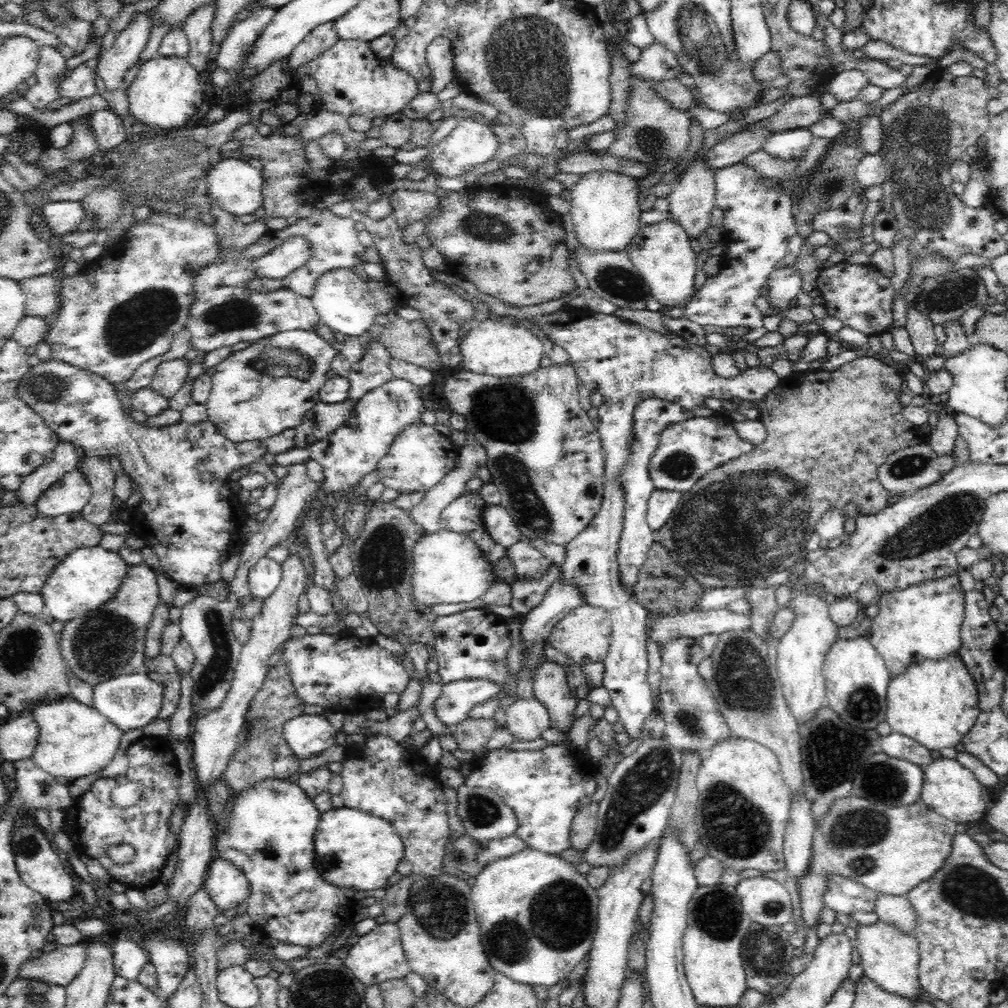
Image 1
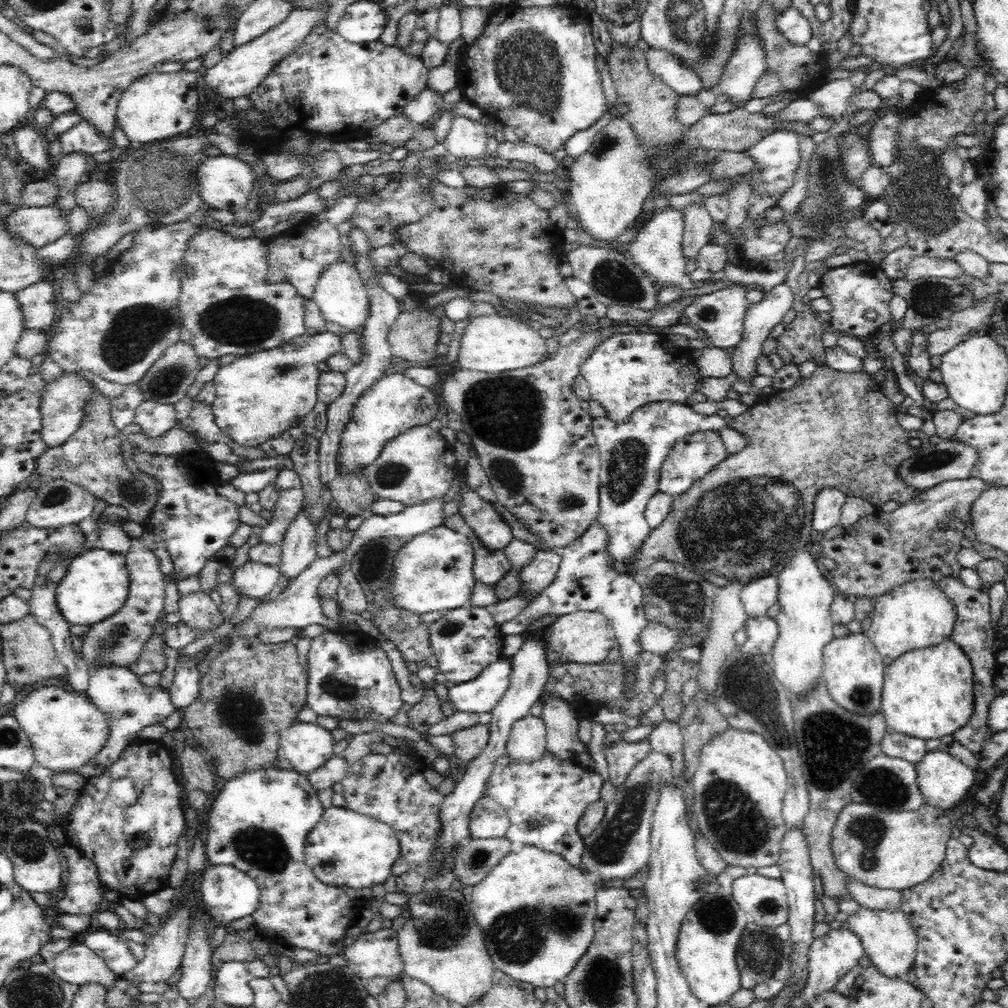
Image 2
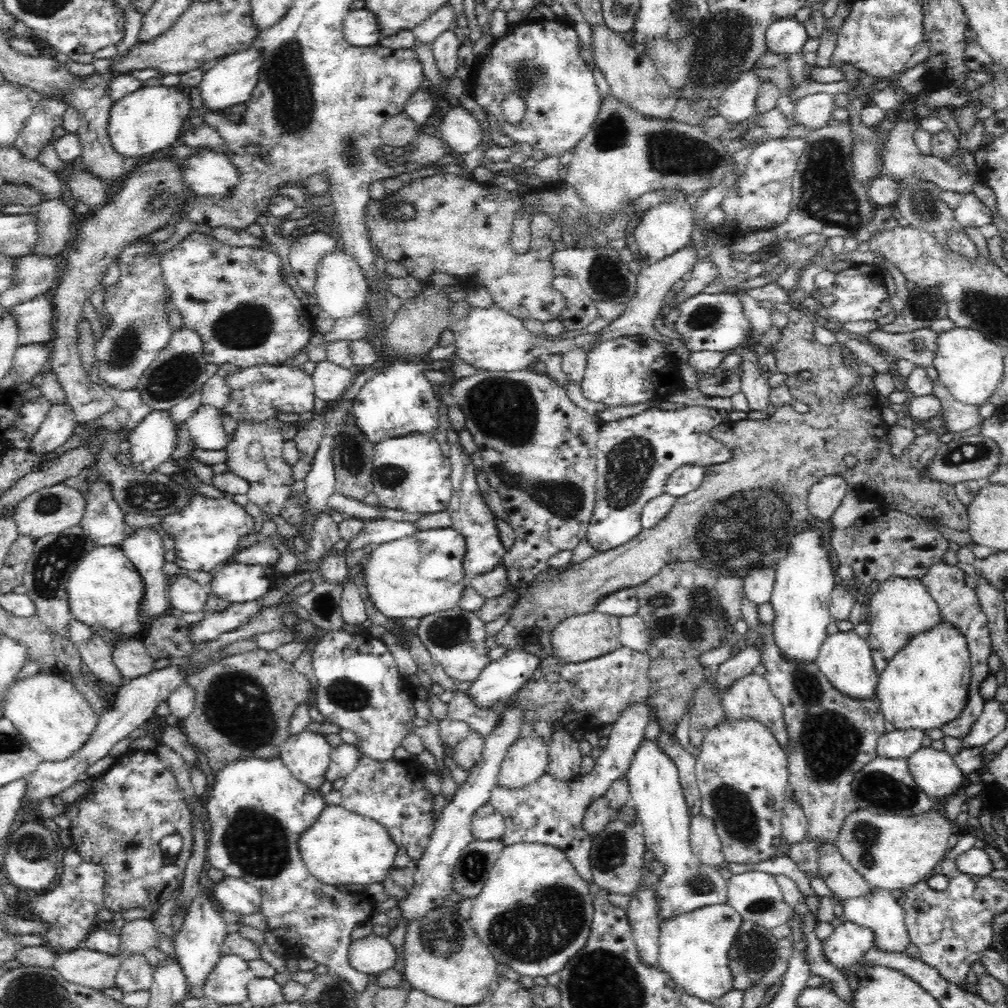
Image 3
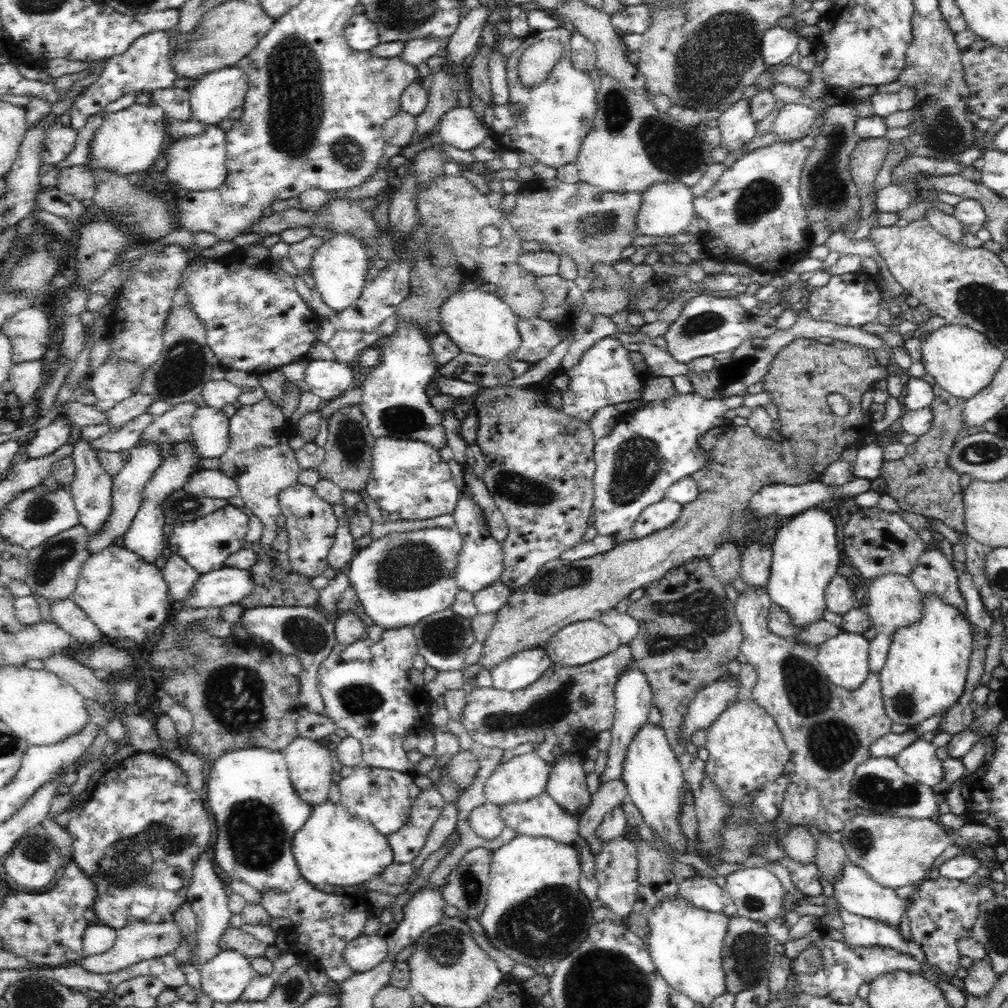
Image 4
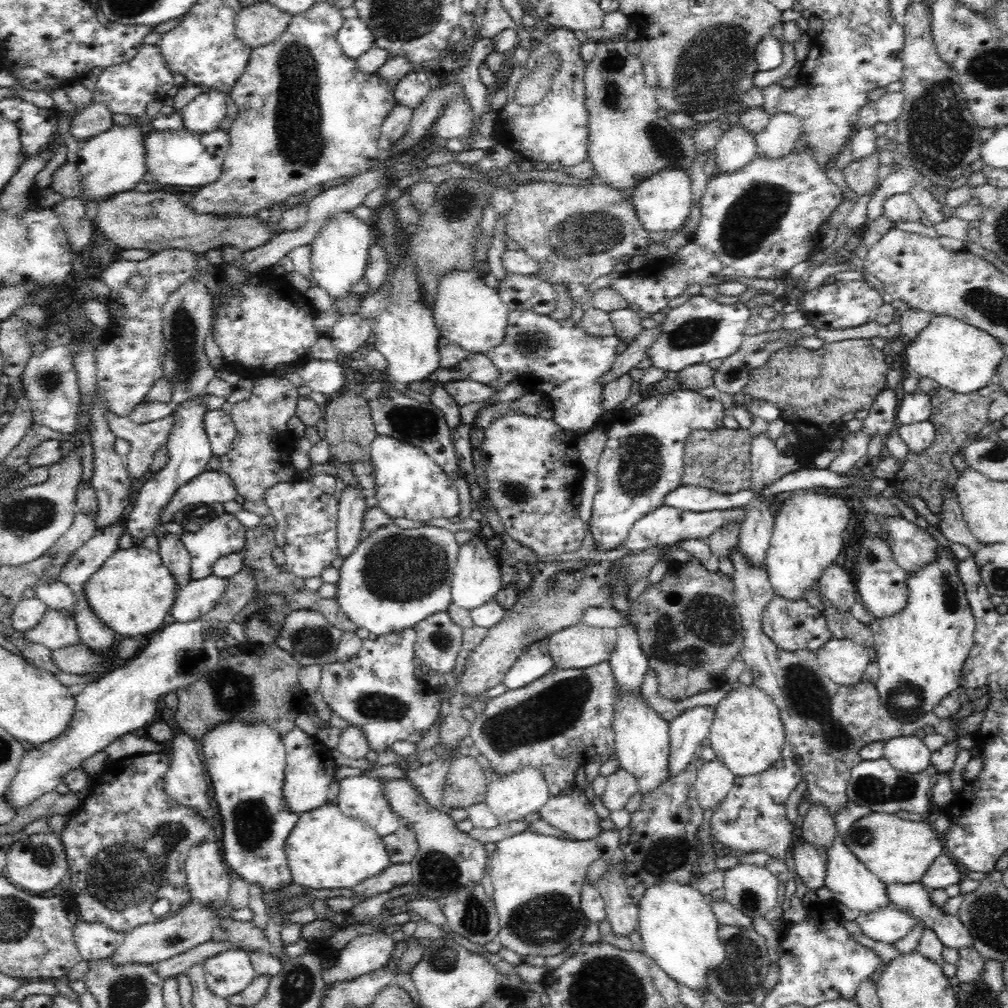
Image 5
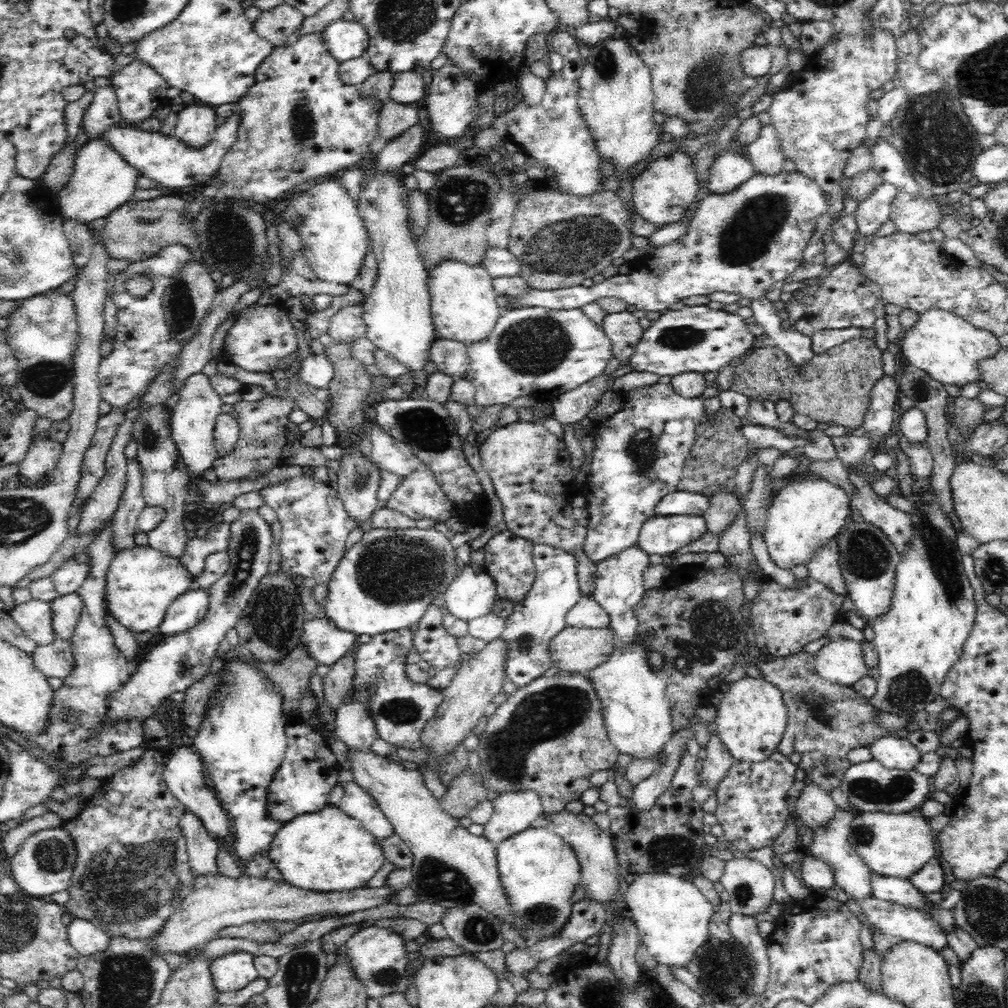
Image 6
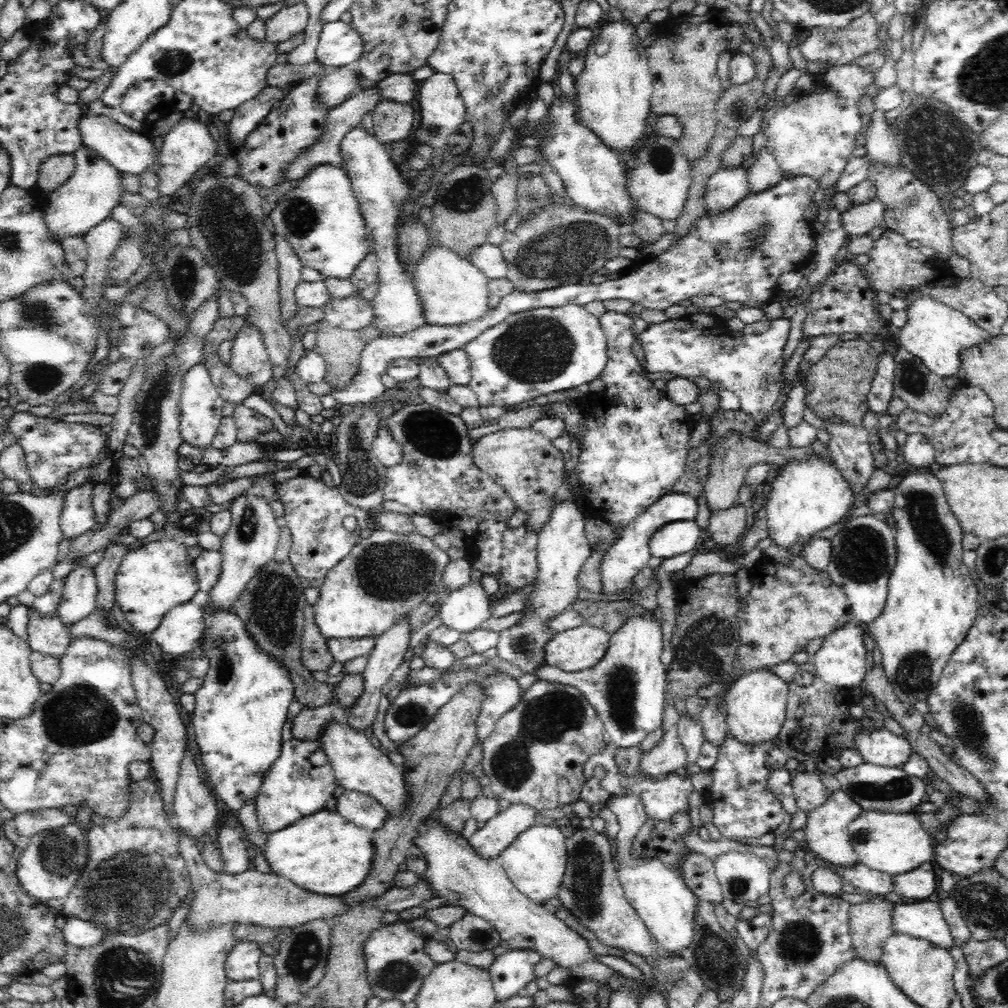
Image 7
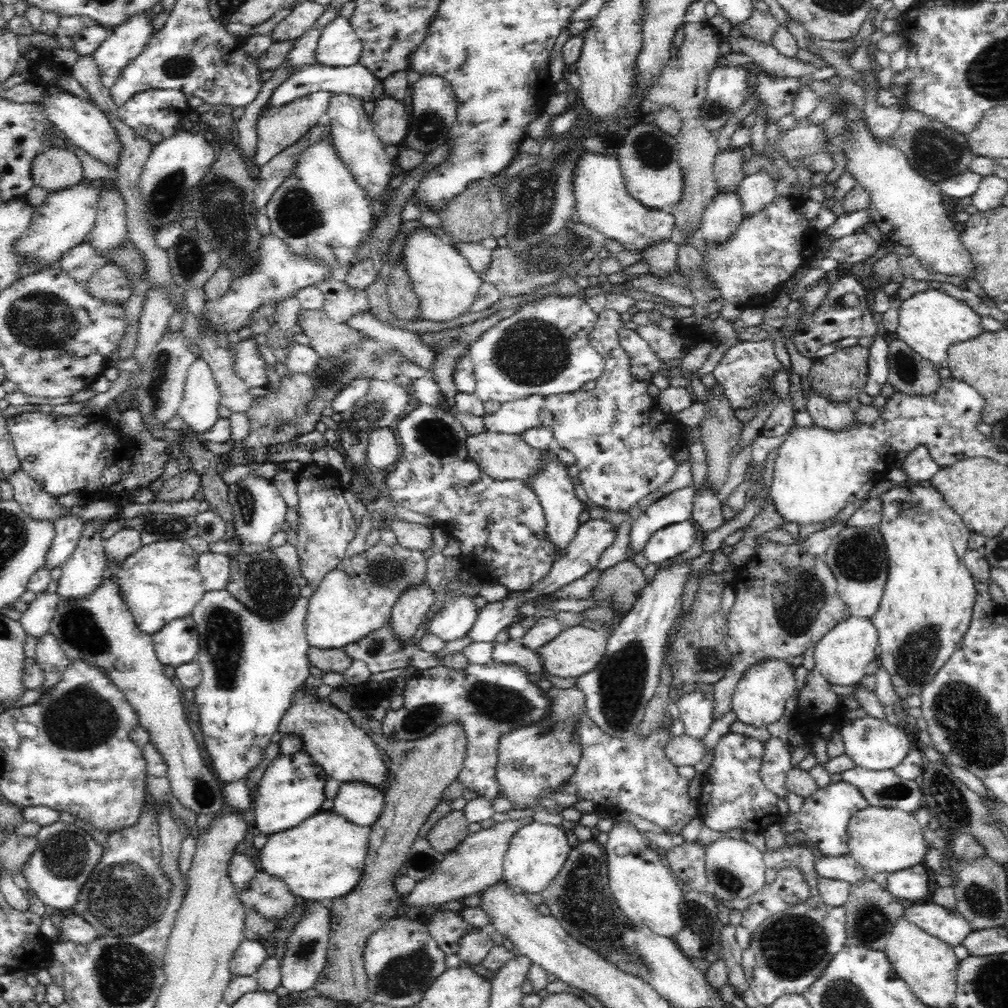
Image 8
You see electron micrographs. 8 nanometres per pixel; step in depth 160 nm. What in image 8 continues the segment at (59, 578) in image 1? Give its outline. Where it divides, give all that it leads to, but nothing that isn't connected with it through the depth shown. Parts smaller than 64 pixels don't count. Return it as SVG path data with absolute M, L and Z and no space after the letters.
M166 539L142 545L124 559L116 571L117 585L140 631L154 636L167 622L191 614L205 593L197 567L198 553L182 539Z

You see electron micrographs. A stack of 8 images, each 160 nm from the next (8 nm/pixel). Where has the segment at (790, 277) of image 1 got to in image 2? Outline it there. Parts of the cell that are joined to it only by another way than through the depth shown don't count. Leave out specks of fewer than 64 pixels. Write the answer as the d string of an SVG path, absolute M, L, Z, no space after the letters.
M784 283L774 286L770 292L766 292L764 298L757 304L748 307L743 327L742 340L730 351L732 357L732 368L738 379L745 379L758 375L756 372L756 359L761 354L762 343L768 338L772 328L779 322L793 306L794 292Z

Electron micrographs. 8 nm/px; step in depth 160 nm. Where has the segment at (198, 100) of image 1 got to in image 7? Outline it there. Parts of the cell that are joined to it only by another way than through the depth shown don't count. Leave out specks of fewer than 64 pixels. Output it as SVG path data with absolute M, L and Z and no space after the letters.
M82 146L73 153L75 168L72 178L48 196L45 208L45 222L56 241L83 237L92 228L100 225L106 218L111 217L114 207L120 205L122 198L122 173L109 164L100 154Z

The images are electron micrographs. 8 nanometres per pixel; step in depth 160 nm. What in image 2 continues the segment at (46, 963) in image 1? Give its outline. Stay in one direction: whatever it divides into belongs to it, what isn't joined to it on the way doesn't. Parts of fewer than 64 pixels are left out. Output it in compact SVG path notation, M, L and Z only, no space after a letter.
M73 943L57 954L51 964L61 981L80 986L98 982L110 988L118 978L92 949L84 943Z

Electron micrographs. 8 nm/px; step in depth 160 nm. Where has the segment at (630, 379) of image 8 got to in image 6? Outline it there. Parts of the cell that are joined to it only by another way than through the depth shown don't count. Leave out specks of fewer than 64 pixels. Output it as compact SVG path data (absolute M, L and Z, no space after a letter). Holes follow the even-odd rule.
M628 311L613 312L604 317L602 328L613 342L612 356L620 365L630 364L635 346L644 332L638 318ZM657 382L652 386L634 388L624 394L625 405L613 415L602 419L593 430L595 449L591 459L591 474L586 483L589 523L584 553L595 563L618 554L636 544L642 524L654 516L656 504L676 490L684 463L696 440L696 425L710 422L713 415L706 412L702 397L688 398L674 391L671 383Z

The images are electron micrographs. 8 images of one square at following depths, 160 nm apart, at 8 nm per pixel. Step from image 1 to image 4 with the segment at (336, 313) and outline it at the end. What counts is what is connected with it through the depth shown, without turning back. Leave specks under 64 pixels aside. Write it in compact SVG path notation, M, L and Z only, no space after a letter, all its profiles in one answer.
M331 234L331 238L322 243L312 258L311 273L316 281L315 290L320 293L322 301L336 312L350 307L367 286L366 275L370 266L370 248L360 239L348 234Z

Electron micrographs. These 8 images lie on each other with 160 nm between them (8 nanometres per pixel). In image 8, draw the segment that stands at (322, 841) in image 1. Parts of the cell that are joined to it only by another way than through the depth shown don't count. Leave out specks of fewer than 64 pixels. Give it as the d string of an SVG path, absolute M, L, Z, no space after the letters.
M320 810L296 828L269 835L258 851L261 867L264 872L284 880L292 894L302 896L302 899L310 903L317 903L324 898L334 900L352 892L360 882L368 854L370 833L370 826L358 826L332 811Z

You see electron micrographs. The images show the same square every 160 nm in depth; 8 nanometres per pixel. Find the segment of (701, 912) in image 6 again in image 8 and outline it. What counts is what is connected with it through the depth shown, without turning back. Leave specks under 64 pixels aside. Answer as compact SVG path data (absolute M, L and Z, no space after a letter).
M616 822L607 833L604 849L608 857L608 884L618 907L636 925L646 925L658 936L674 939L678 932L685 930L680 911L684 898L682 883L674 878L662 854L647 847L634 824Z

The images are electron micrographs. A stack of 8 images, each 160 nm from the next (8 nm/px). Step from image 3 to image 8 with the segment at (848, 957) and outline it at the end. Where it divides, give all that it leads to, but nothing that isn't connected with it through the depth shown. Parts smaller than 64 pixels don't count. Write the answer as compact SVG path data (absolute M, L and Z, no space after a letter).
M934 902L906 903L903 917L950 946L958 946L972 932L960 913L952 913Z

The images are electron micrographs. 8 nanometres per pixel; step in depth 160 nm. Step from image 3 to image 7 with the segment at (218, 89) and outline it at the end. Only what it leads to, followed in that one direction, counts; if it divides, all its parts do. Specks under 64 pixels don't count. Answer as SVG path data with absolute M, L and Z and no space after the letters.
M185 115L164 136L160 150L161 166L156 170L159 181L158 191L160 196L174 195L183 188L206 163L216 154L218 148L216 141L210 134L208 126L194 115Z

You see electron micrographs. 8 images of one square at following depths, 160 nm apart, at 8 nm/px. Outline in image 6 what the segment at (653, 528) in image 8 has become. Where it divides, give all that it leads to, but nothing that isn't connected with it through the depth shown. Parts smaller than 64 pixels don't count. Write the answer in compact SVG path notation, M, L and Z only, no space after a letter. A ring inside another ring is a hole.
M679 491L667 494L660 502L656 504L654 515L670 516L670 515L694 515L703 516L704 512L710 507L708 496L702 493L694 493L692 491ZM638 543L630 548L622 550L618 554L612 554L610 558L597 563L595 589L592 596L598 604L610 615L609 628L613 631L617 643L628 647L635 642L639 634L639 624L634 608L640 603L646 590L643 585L643 574L648 567L648 554L644 552Z

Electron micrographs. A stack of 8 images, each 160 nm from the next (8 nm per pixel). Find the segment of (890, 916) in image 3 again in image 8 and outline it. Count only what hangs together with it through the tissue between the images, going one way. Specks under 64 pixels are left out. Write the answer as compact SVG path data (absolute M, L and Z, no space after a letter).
M838 780L824 788L818 788L814 794L804 798L799 812L789 813L780 821L782 834L792 834L802 830L806 834L806 845L810 849L819 850L823 856L844 856L849 854L847 826L850 819L868 806L861 789L853 784Z

